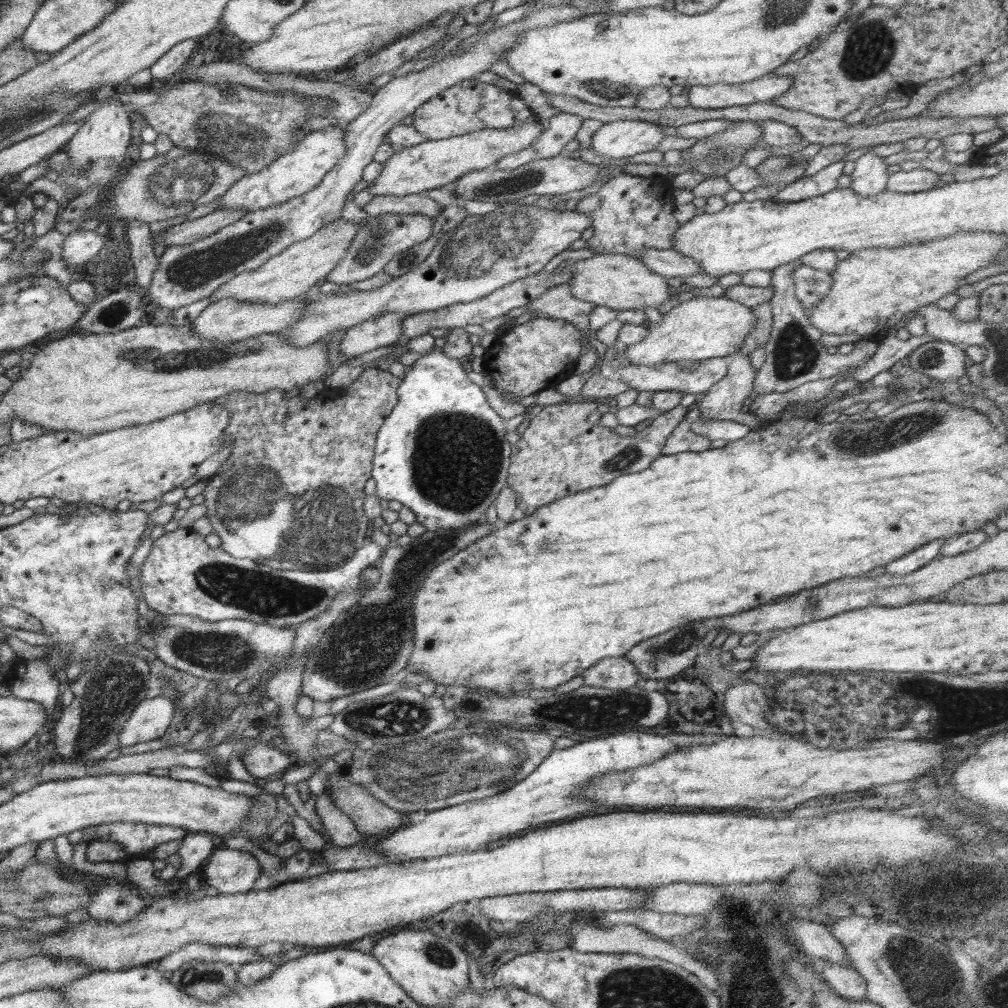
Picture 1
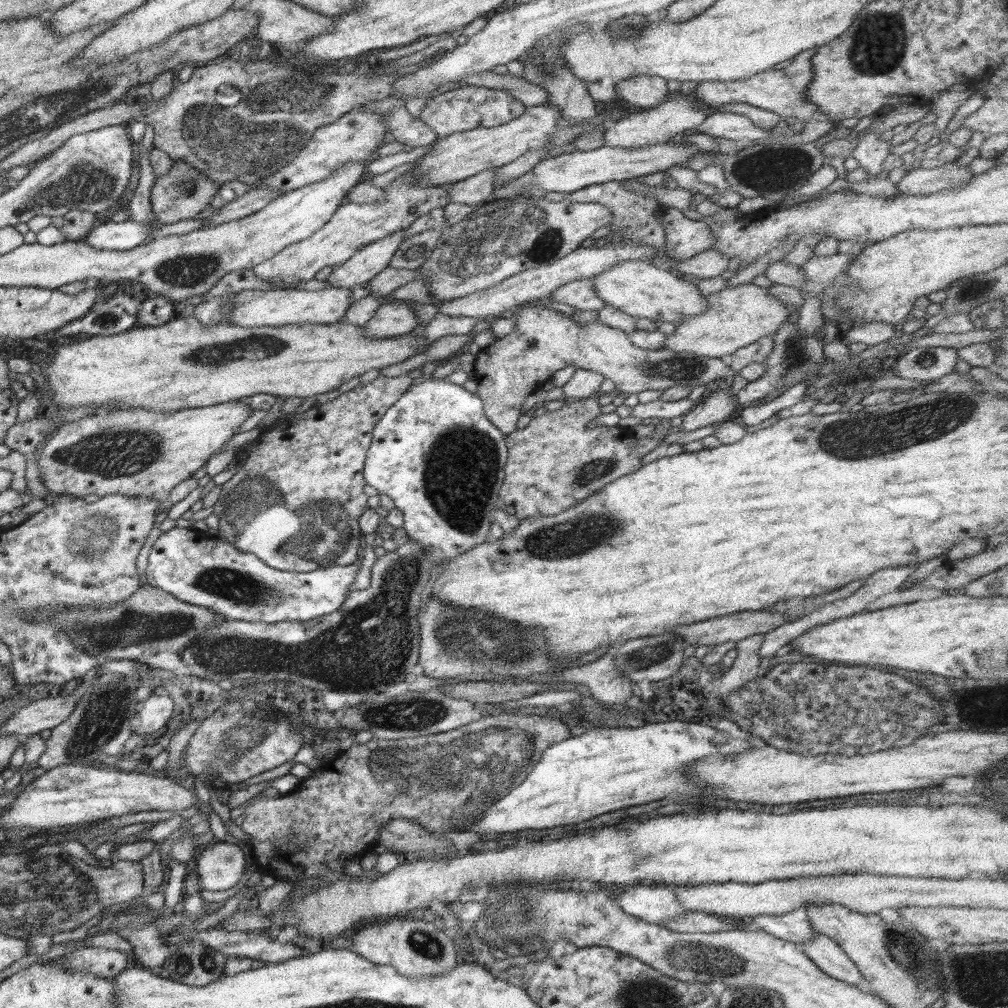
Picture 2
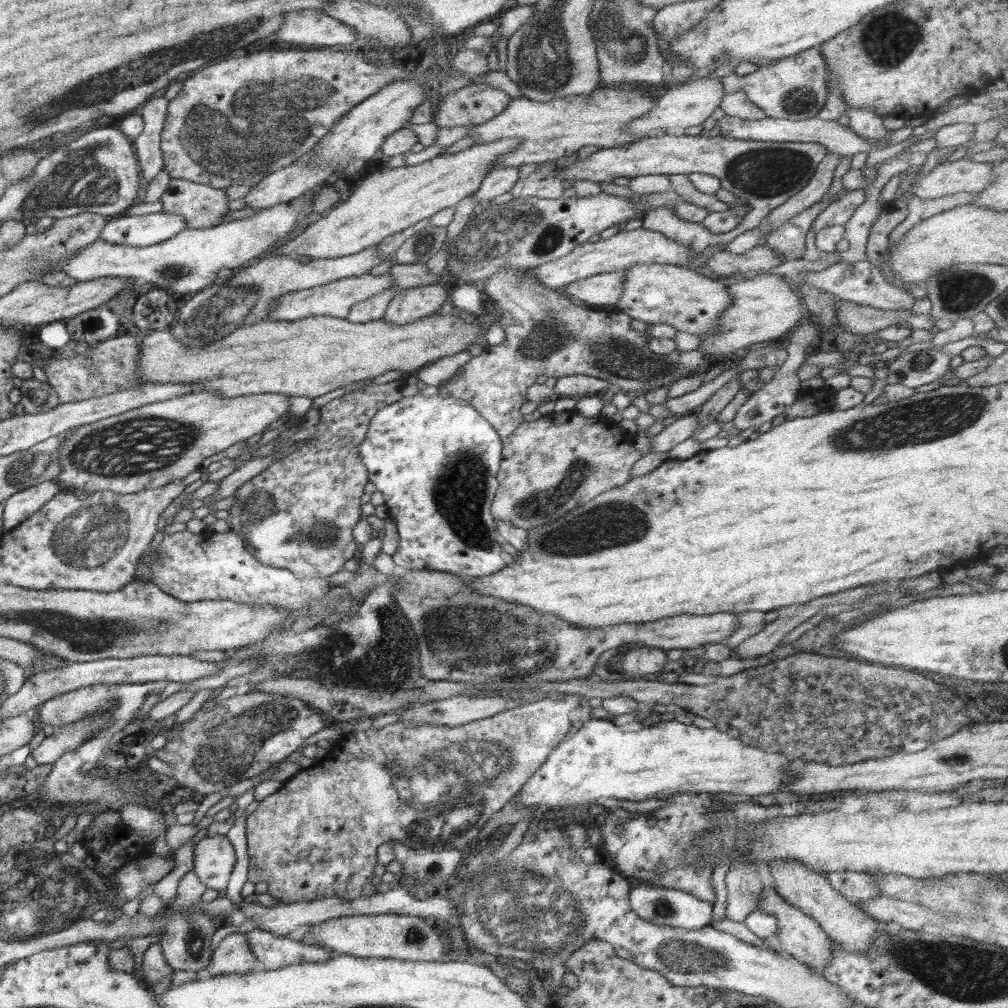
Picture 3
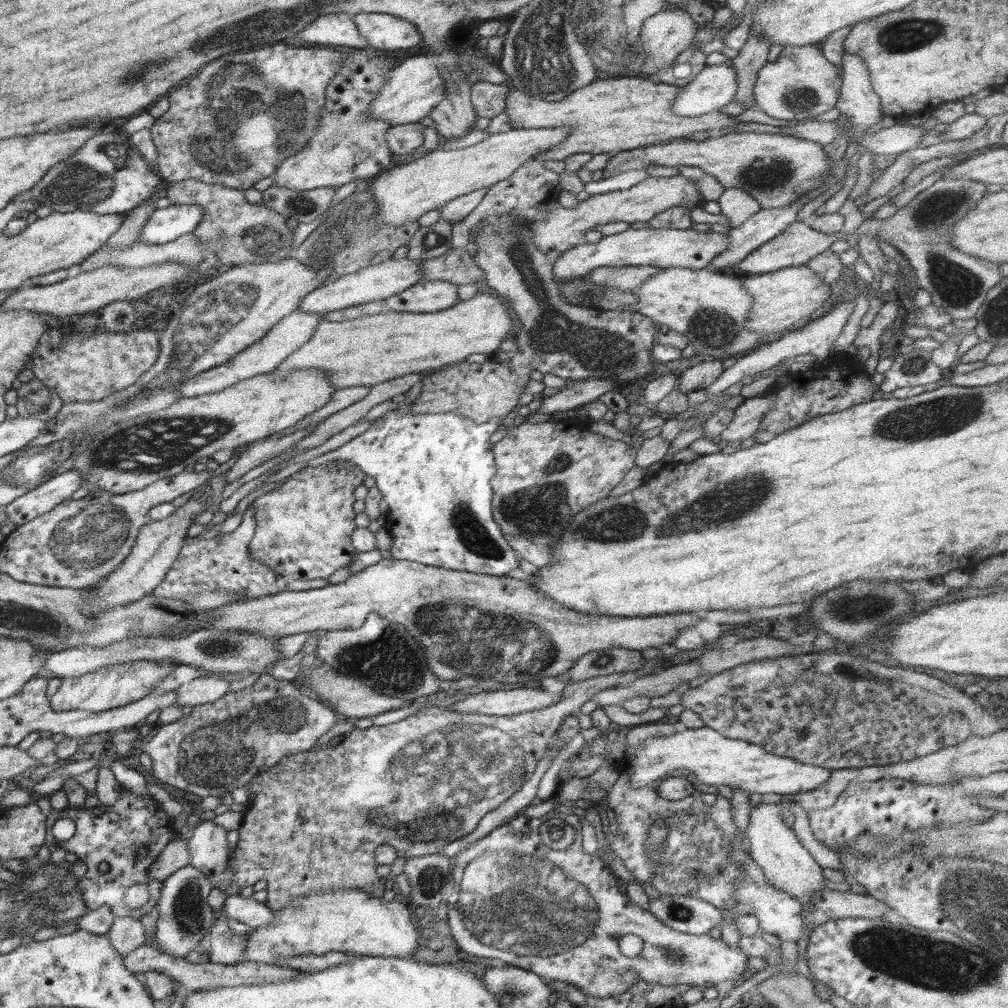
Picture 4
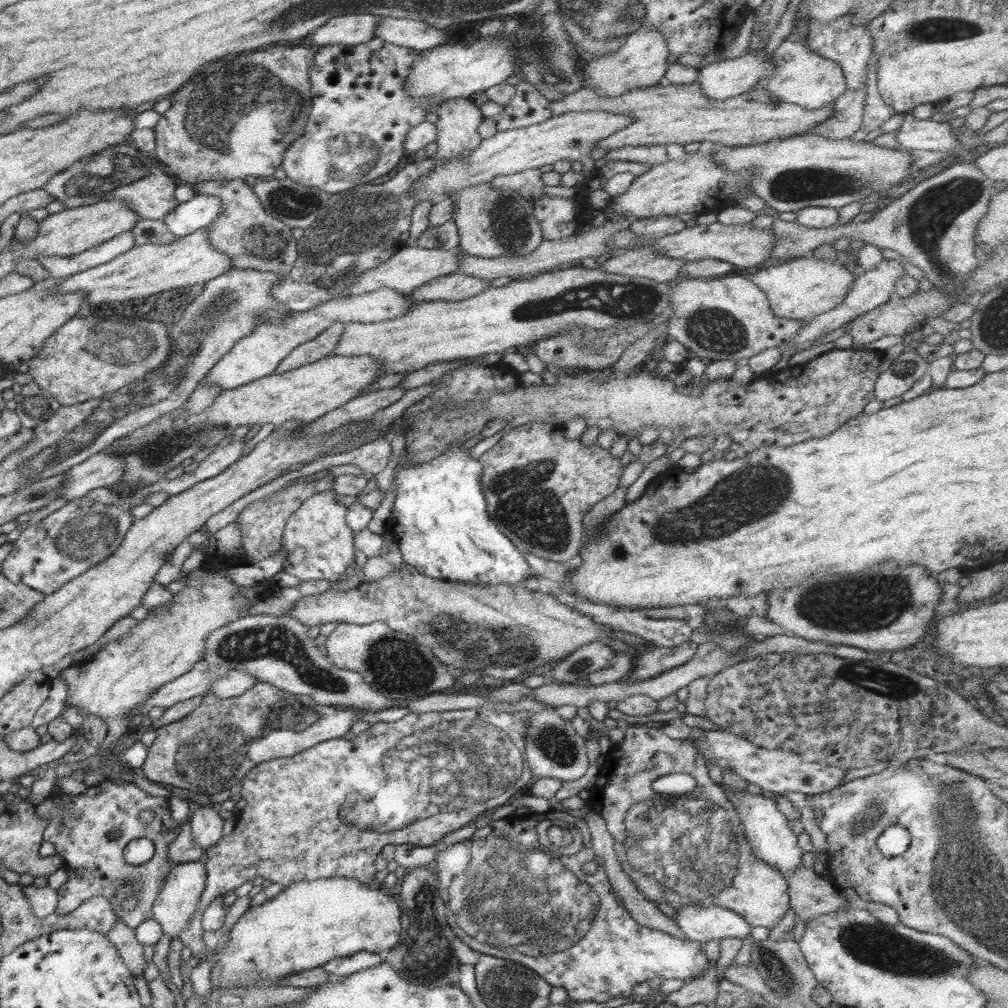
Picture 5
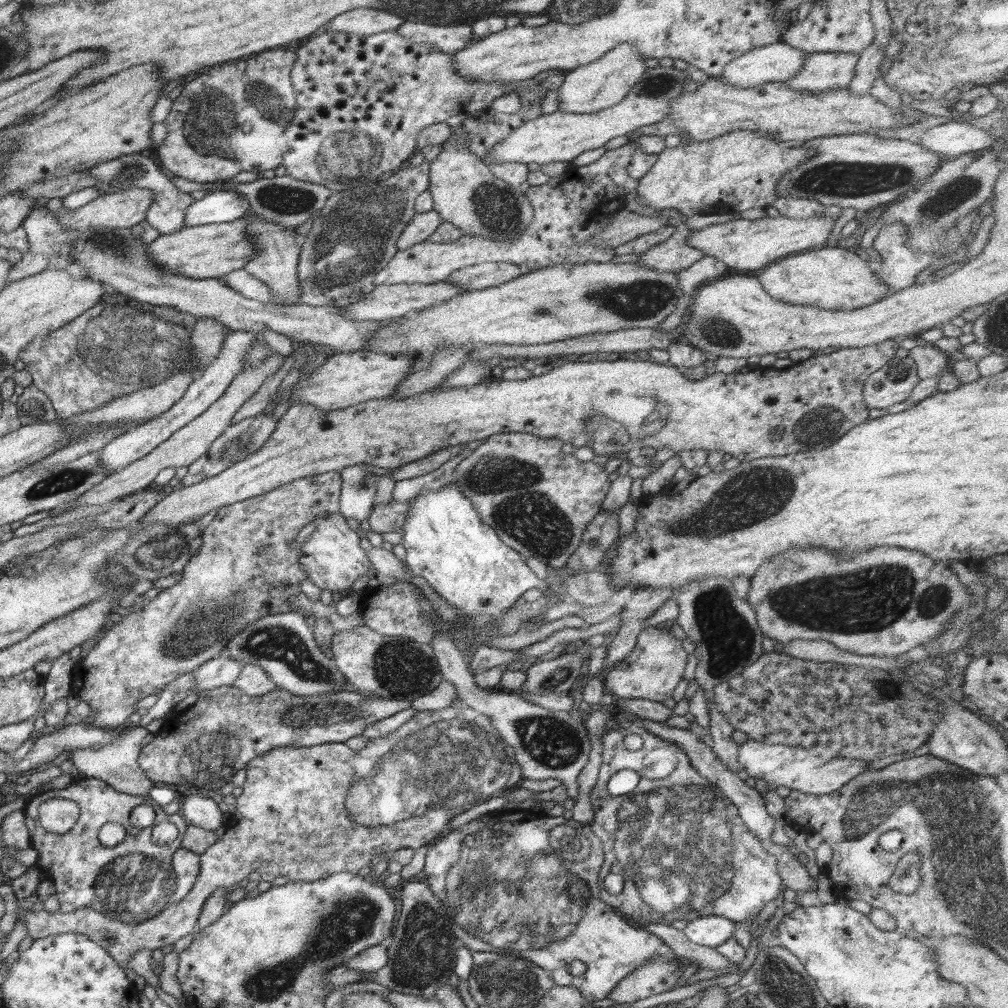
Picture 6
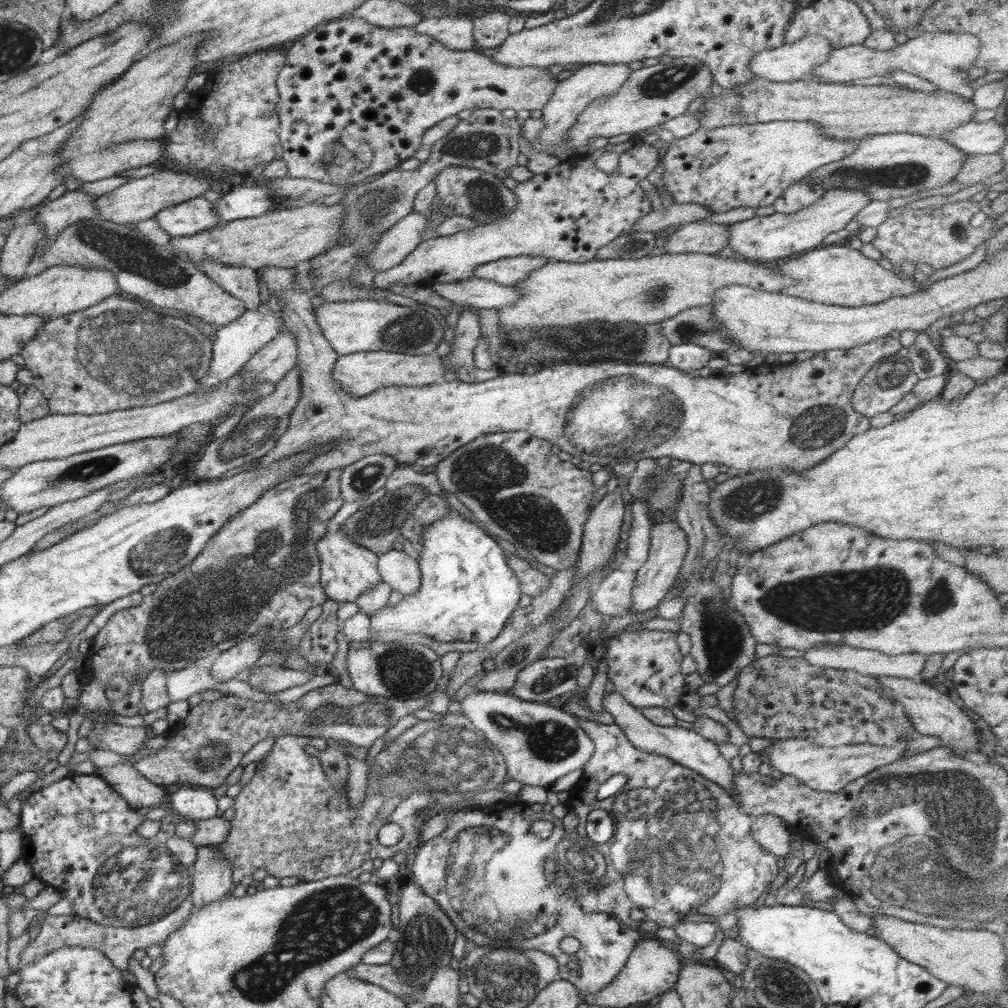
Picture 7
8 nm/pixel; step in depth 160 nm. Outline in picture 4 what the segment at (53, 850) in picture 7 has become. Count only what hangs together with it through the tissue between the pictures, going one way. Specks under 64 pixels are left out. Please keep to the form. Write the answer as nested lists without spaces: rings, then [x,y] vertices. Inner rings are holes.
[[[124,788],[120,789],[120,800],[112,806],[94,806],[94,808],[67,808],[64,812],[53,810],[46,818],[48,829],[51,829],[56,821],[60,819],[72,820],[76,824],[76,833],[70,840],[60,842],[48,830],[48,843],[53,843],[56,848],[64,849],[68,853],[78,856],[79,861],[86,864],[86,874],[75,881],[81,894],[81,900],[89,910],[101,906],[109,906],[115,917],[133,917],[140,919],[149,913],[157,904],[161,895],[162,881],[154,880],[148,876],[150,865],[156,861],[160,852],[176,836],[173,829],[172,819],[160,808],[160,805],[150,798],[140,798],[133,792]],[[146,846],[148,855],[138,857],[138,850]],[[102,862],[110,865],[106,874],[100,874]],[[134,884],[154,884],[154,890],[150,890],[146,904],[140,908],[128,908],[124,900],[124,894]]]

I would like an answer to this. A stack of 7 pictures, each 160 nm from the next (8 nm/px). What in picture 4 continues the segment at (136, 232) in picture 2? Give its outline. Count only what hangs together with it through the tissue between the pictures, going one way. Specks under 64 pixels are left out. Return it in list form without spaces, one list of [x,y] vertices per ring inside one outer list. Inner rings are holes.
[[[177,204],[157,208],[140,231],[138,242],[154,245],[172,242],[193,232],[202,217],[203,208],[197,204]]]

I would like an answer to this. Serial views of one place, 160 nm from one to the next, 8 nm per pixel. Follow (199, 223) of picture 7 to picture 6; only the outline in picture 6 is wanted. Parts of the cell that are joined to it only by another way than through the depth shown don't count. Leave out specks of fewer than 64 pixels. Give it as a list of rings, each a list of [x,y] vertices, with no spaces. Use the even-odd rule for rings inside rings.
[[[151,152],[123,154],[118,158],[96,164],[94,168],[86,169],[85,173],[95,178],[95,184],[93,185],[99,188],[101,194],[130,190],[130,188],[147,188],[154,192],[155,197],[145,219],[161,235],[172,234],[185,227],[187,208],[195,201],[195,198],[190,193],[180,191],[172,183],[168,173],[161,167]]]

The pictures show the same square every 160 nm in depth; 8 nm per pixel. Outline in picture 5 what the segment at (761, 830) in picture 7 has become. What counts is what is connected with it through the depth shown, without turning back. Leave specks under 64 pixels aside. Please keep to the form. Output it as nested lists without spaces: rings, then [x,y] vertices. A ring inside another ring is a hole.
[[[805,867],[786,876],[790,907],[804,922],[849,906],[849,898],[829,881]]]

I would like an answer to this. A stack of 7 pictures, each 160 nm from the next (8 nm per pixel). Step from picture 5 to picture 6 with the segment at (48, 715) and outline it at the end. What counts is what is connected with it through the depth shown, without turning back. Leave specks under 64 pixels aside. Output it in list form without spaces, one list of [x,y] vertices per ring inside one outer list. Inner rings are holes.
[[[69,652],[61,654],[51,662],[51,669],[45,677],[43,685],[45,686],[45,699],[42,703],[44,713],[50,708],[52,703],[57,700],[66,699],[72,692],[73,662],[70,659]]]

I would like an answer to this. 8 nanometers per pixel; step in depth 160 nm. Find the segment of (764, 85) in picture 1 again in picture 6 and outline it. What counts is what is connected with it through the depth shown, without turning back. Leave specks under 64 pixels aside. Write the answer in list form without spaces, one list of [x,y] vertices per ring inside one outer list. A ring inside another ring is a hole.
[[[808,52],[800,72],[784,83],[801,93],[846,88],[855,75],[858,57],[845,52]]]

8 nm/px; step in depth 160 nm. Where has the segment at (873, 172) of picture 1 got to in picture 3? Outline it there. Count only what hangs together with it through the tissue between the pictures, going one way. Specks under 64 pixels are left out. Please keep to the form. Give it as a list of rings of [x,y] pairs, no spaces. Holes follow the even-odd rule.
[[[847,107],[845,114],[850,119],[849,128],[857,135],[873,140],[875,143],[886,143],[890,133],[883,126],[882,118],[868,107],[857,109]]]

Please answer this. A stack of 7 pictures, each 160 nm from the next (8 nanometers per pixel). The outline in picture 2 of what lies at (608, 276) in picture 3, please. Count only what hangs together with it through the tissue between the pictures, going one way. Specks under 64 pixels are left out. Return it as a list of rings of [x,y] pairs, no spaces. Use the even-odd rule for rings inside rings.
[[[593,278],[573,280],[559,286],[550,300],[569,304],[580,310],[598,311],[605,305],[605,302],[596,294]]]

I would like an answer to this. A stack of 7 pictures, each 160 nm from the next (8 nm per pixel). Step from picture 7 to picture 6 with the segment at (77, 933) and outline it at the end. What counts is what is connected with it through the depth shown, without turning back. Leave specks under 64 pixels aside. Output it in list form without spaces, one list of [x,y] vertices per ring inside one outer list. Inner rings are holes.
[[[452,705],[440,710],[418,711],[410,720],[399,726],[396,731],[389,733],[386,737],[370,739],[365,748],[359,751],[350,749],[342,742],[310,745],[309,747],[276,747],[249,760],[245,769],[247,777],[246,781],[241,786],[243,792],[236,798],[236,803],[232,807],[230,816],[227,819],[228,826],[226,827],[225,834],[219,842],[212,844],[212,846],[200,855],[200,874],[198,874],[198,880],[194,882],[192,889],[188,891],[188,894],[186,894],[182,900],[179,900],[177,903],[169,902],[157,915],[136,924],[121,921],[112,914],[104,915],[90,907],[79,908],[78,910],[65,913],[60,911],[48,912],[44,909],[34,913],[31,908],[18,907],[16,909],[18,917],[16,924],[24,923],[28,929],[28,935],[26,936],[30,936],[34,940],[44,939],[53,935],[66,934],[66,932],[80,932],[80,934],[86,935],[88,939],[94,941],[94,943],[98,943],[100,947],[104,948],[106,952],[112,956],[112,959],[123,968],[127,979],[131,980],[137,989],[142,990],[145,985],[145,979],[138,976],[137,972],[127,967],[129,963],[128,959],[130,959],[134,953],[144,948],[150,950],[161,949],[165,945],[176,943],[178,940],[184,938],[184,936],[187,936],[187,934],[190,934],[197,926],[197,920],[205,900],[214,891],[231,891],[253,872],[273,874],[276,877],[287,877],[290,881],[302,881],[304,883],[321,880],[328,876],[339,874],[340,872],[350,872],[354,875],[358,875],[360,870],[368,866],[371,860],[373,860],[374,857],[378,857],[378,855],[392,854],[400,848],[416,850],[421,846],[428,846],[432,841],[437,840],[445,833],[453,817],[492,798],[505,797],[510,790],[519,786],[520,782],[523,780],[519,764],[515,761],[514,749],[503,742],[502,737],[498,735],[490,719],[485,714],[480,714],[469,707],[462,706],[462,708],[460,708]]]

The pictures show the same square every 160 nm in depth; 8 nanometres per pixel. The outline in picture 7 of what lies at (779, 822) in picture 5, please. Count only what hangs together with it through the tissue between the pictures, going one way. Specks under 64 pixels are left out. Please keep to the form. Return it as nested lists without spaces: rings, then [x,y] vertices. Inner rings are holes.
[[[616,691],[606,693],[602,701],[603,710],[609,712],[615,723],[622,729],[624,736],[636,747],[644,752],[653,752],[673,760],[690,770],[698,771],[698,774],[705,776],[708,780],[719,784],[729,792],[735,799],[735,786],[733,778],[738,769],[737,763],[727,760],[719,751],[718,746],[711,740],[704,738],[701,734],[692,729],[683,727],[664,727],[650,722],[642,713],[641,708],[631,705],[621,694]]]

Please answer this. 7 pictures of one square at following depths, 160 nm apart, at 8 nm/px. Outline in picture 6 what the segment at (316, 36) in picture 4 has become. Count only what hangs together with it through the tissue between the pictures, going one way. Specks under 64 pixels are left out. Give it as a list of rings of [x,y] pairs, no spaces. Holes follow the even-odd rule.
[[[355,8],[335,16],[324,25],[324,31],[371,35],[379,32],[394,31],[403,23],[403,18],[397,14],[375,8]]]

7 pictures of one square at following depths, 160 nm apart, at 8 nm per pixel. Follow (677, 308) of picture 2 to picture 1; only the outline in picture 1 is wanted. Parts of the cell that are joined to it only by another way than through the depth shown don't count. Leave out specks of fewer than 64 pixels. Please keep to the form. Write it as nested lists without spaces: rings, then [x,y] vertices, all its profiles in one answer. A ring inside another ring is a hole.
[[[598,253],[588,259],[579,261],[572,261],[568,265],[571,272],[571,279],[568,283],[571,286],[571,293],[578,300],[585,300],[594,303],[598,306],[607,306],[612,310],[642,310],[648,306],[652,308],[659,308],[660,304],[668,302],[670,299],[677,299],[672,297],[668,287],[667,278],[652,272],[642,261],[637,257],[628,256],[626,254],[616,253]]]

